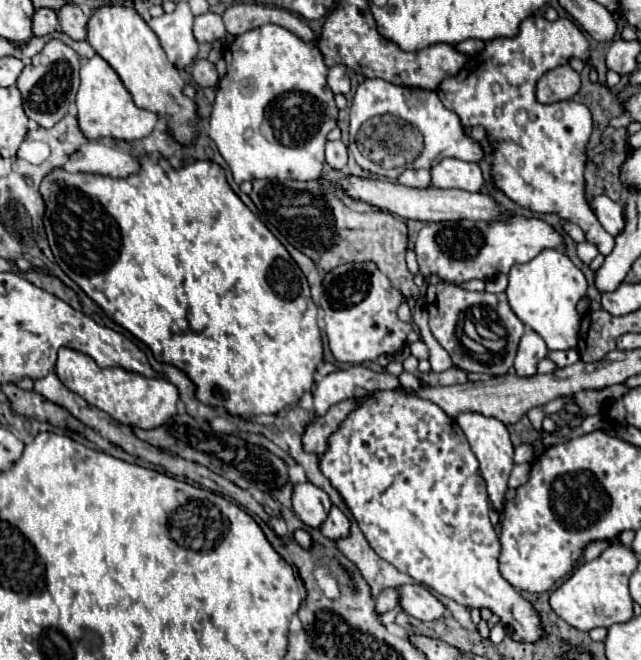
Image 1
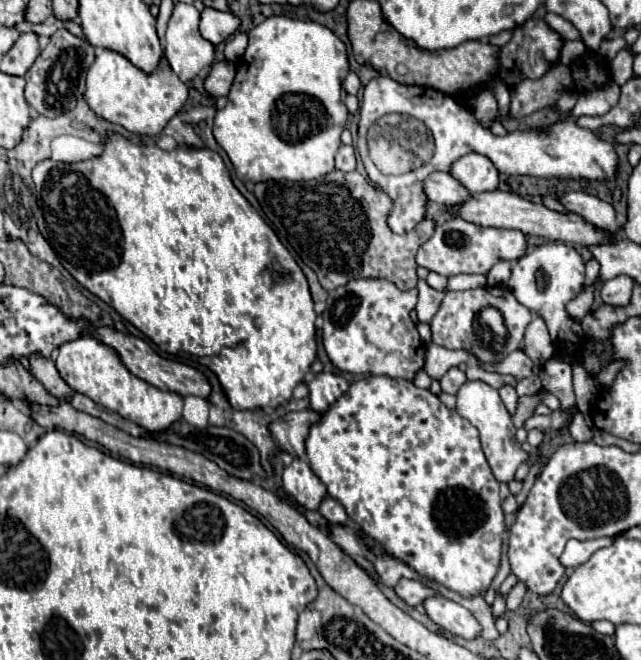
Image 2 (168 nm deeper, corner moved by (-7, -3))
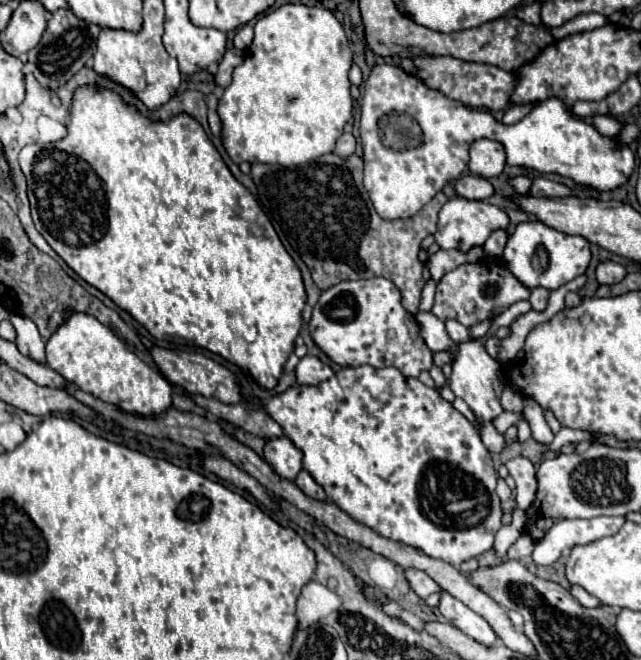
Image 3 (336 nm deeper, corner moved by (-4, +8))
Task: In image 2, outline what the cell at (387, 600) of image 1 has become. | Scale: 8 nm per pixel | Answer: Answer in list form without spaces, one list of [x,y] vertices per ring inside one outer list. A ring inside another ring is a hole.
[[[401,579],[397,585],[395,585],[395,593],[397,597],[401,597],[407,605],[419,605],[423,603],[423,599],[431,597],[431,595],[437,595],[433,589],[425,587],[420,581],[411,581],[411,579]]]

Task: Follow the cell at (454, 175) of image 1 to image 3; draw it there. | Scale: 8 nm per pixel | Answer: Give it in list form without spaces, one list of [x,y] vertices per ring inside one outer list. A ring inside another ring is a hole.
[[[480,138],[470,146],[470,162],[468,168],[472,174],[482,178],[492,178],[502,174],[506,166],[506,152],[500,142]]]

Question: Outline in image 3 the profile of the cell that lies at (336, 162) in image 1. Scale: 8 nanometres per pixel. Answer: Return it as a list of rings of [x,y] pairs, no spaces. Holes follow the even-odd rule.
[[[344,132],[344,134],[338,138],[334,152],[336,152],[338,156],[342,156],[342,158],[348,158],[348,156],[354,154],[354,148],[356,148],[356,138],[354,138],[352,134]]]

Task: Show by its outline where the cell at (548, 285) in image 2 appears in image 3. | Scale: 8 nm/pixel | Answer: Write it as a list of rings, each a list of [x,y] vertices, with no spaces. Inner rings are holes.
[[[528,220],[516,226],[504,248],[504,262],[510,272],[528,288],[560,288],[576,276],[584,274],[590,262],[590,242],[582,236],[568,236],[546,226],[540,220]]]

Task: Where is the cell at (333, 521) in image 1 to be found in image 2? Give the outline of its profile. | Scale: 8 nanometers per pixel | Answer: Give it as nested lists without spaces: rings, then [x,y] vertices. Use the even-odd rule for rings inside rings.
[[[325,497],[321,507],[319,507],[319,513],[329,521],[329,523],[339,523],[343,525],[347,521],[347,513],[345,513],[345,507],[341,507],[341,503],[337,503],[335,499],[331,497]]]

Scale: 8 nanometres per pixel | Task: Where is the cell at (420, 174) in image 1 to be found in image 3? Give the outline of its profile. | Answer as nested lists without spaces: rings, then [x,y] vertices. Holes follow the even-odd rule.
[[[464,174],[454,182],[456,194],[460,194],[462,198],[472,198],[472,200],[486,200],[494,194],[494,186],[482,178],[482,176],[474,176],[474,174]]]

